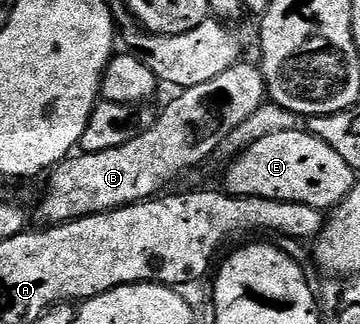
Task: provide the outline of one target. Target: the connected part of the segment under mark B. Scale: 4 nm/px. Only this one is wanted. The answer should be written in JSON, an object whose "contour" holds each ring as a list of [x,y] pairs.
{"contour":[[[247,60],[231,66],[222,76],[214,76],[214,80],[206,80],[206,84],[189,86],[181,89],[180,94],[164,111],[156,114],[156,122],[142,136],[130,140],[130,144],[122,144],[118,148],[110,148],[106,152],[93,154],[77,153],[60,163],[51,171],[52,179],[48,182],[48,191],[40,202],[40,214],[45,223],[59,224],[73,222],[76,218],[84,218],[88,214],[102,214],[106,210],[118,210],[121,206],[132,206],[136,202],[147,202],[159,195],[167,182],[175,180],[179,174],[195,168],[213,153],[219,151],[226,136],[234,132],[266,101],[264,77],[259,65],[252,66]]]}

